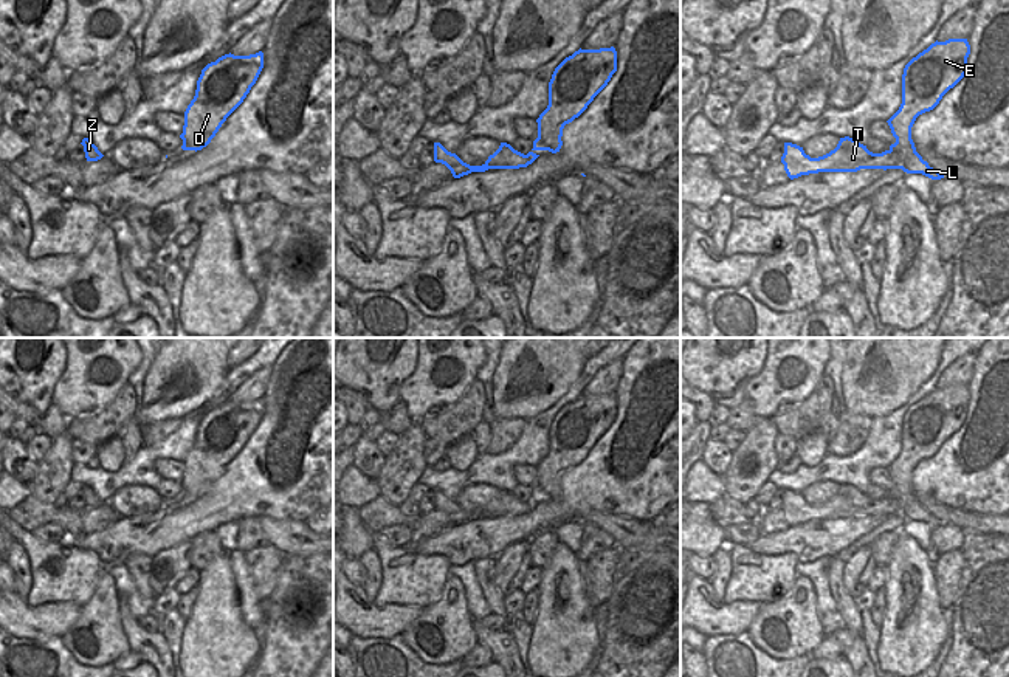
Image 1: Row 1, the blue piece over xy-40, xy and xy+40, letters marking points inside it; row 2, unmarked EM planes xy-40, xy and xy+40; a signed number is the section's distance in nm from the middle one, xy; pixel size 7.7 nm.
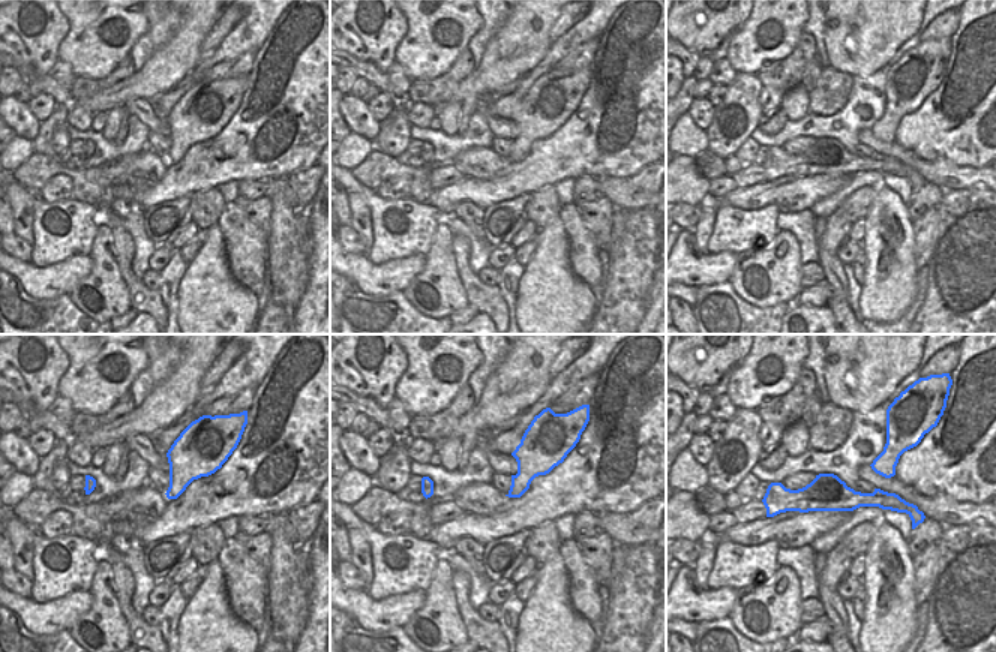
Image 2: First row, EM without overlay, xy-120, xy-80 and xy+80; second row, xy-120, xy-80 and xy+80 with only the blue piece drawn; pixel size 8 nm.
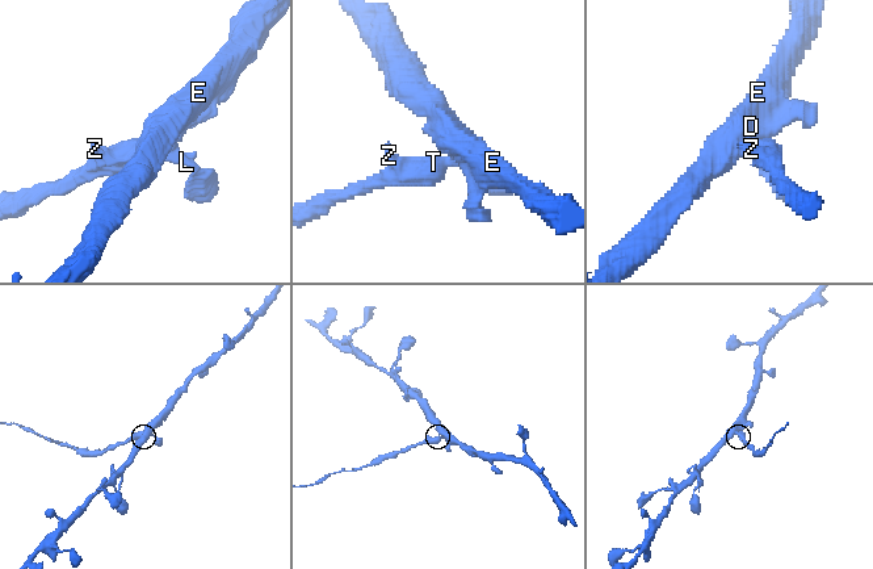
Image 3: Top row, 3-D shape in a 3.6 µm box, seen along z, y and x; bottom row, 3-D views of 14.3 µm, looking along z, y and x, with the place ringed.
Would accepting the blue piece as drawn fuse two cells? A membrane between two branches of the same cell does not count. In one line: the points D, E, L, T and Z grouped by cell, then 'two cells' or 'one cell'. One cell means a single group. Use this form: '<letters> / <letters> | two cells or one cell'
D E / L T Z | two cells

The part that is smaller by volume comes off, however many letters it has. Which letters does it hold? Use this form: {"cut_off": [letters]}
{"cut_off": ["L", "T", "Z"]}

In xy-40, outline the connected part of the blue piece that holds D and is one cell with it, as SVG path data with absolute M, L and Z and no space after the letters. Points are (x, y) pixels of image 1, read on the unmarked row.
M263 400L225 401L208 411L197 428L195 443L184 459L183 497L201 497L226 465L243 449L263 415Z

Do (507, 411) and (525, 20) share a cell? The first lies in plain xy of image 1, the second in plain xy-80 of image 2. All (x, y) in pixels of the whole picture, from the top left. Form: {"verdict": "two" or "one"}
{"verdict": "one"}

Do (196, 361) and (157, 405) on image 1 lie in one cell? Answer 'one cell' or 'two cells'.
one cell

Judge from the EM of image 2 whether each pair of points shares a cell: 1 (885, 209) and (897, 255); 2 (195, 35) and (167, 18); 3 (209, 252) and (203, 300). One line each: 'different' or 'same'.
1: same
2: different
3: same

